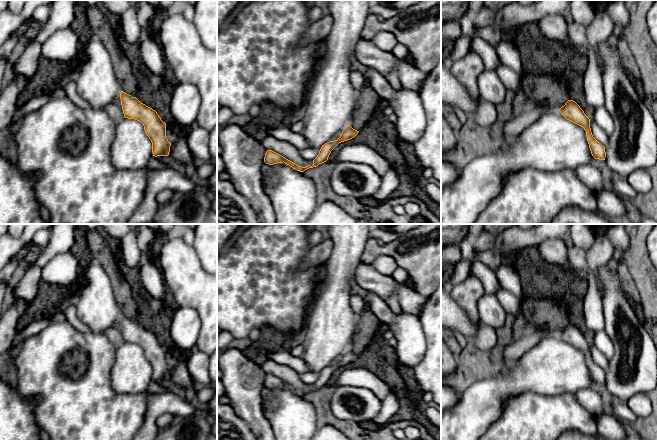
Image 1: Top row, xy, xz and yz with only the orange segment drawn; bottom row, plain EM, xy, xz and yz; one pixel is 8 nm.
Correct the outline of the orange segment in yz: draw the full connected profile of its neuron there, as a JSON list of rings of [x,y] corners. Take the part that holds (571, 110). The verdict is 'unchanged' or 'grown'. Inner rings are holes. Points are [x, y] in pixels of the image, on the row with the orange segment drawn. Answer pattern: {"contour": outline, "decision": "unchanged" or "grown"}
{"contour": [[[568,100],[559,111],[567,120],[584,128],[592,156],[595,159],[605,160],[605,147],[593,137],[590,128],[590,119],[580,106],[575,101]]], "decision": "unchanged"}

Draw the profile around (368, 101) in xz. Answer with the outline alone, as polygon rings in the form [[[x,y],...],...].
[[[366,83],[359,91],[359,97],[356,101],[349,126],[359,131],[369,121],[381,103],[382,100],[379,95]]]

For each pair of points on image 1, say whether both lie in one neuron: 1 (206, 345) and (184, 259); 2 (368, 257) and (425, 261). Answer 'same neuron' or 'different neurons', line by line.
1: same neuron
2: same neuron

